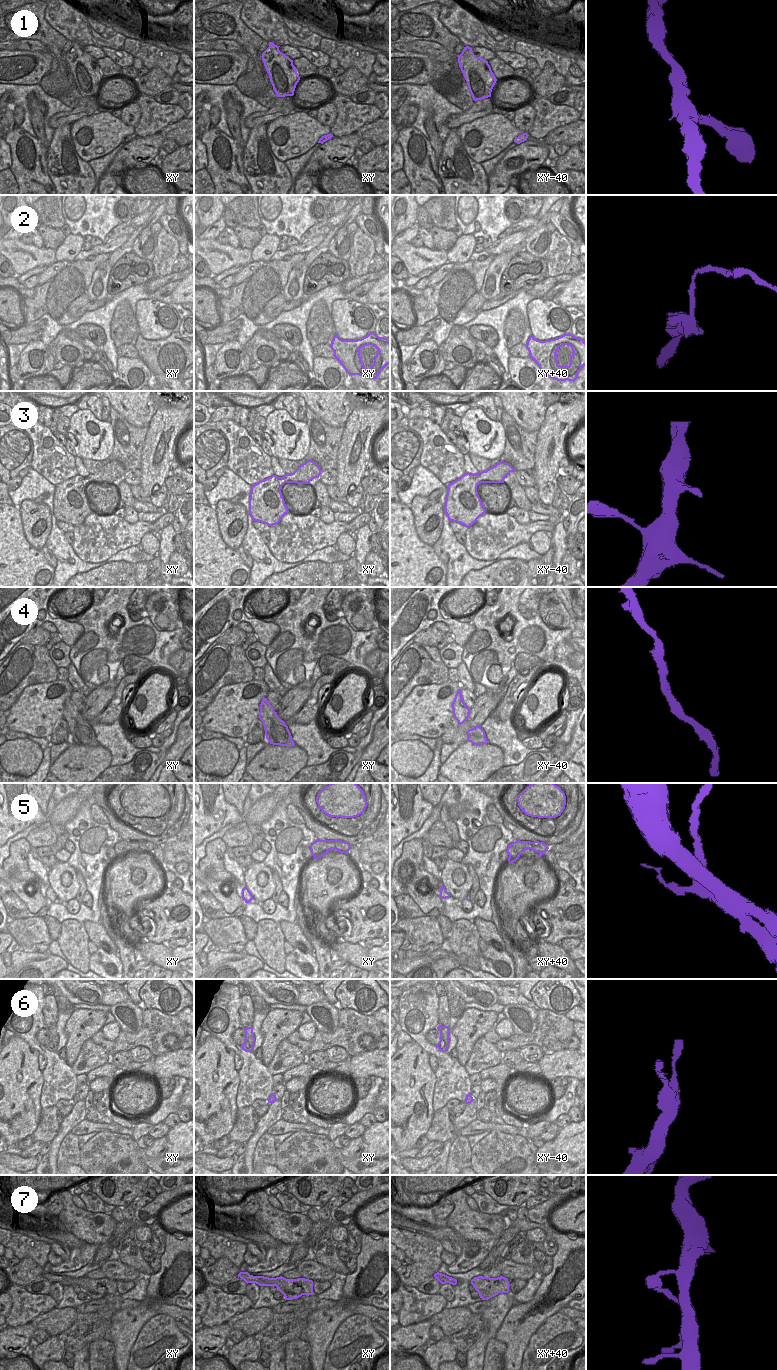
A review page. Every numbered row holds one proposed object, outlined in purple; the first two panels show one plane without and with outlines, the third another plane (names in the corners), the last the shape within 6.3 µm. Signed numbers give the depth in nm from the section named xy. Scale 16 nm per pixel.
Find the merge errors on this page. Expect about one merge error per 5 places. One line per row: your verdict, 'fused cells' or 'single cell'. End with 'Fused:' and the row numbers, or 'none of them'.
1: single cell
2: single cell
3: single cell
4: single cell
5: fused cells
6: single cell
7: single cell
Fused: 5

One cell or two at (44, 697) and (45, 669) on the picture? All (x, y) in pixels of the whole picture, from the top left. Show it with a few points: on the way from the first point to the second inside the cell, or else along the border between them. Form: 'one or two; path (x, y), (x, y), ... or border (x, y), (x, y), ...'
two; border (56, 679), (50, 682), (28, 685), (22, 692)

